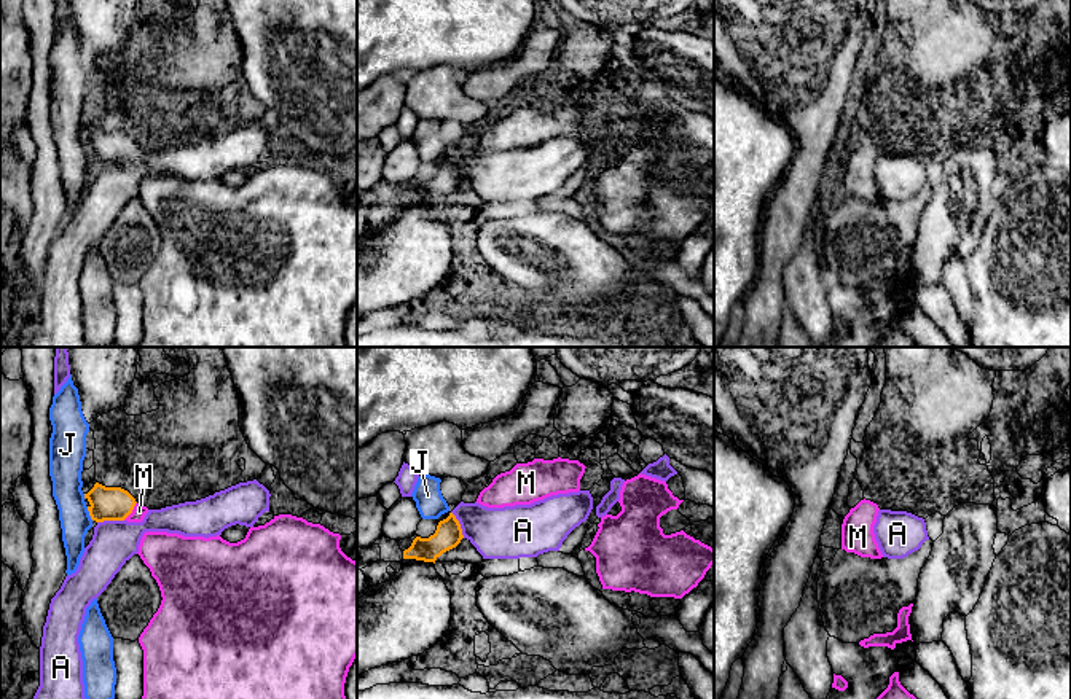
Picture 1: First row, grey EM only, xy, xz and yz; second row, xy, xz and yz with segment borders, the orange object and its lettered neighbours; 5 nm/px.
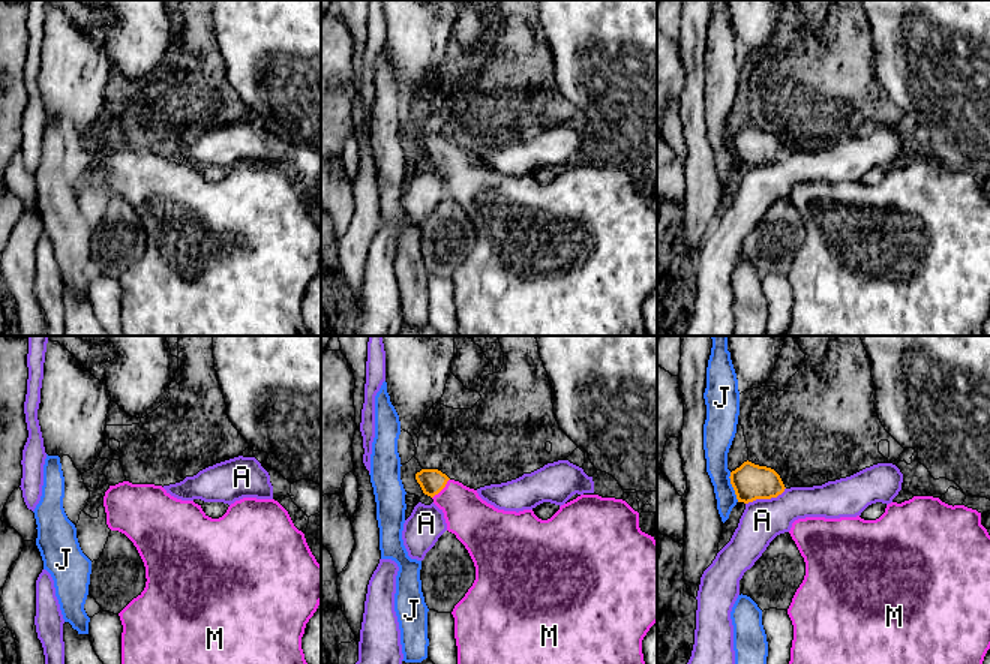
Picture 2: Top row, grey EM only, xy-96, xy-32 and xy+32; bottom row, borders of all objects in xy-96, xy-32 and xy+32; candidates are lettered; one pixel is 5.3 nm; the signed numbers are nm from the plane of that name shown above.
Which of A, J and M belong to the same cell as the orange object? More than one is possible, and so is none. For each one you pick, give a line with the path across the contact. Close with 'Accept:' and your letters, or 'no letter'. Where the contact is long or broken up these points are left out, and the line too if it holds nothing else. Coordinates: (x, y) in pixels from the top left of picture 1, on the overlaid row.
M: runs through xy (107, 503), (117, 503), (131, 511), (139, 511)
Accept: M

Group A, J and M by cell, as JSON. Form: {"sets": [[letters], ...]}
{"sets": [["A"], ["J"], ["M"]]}

